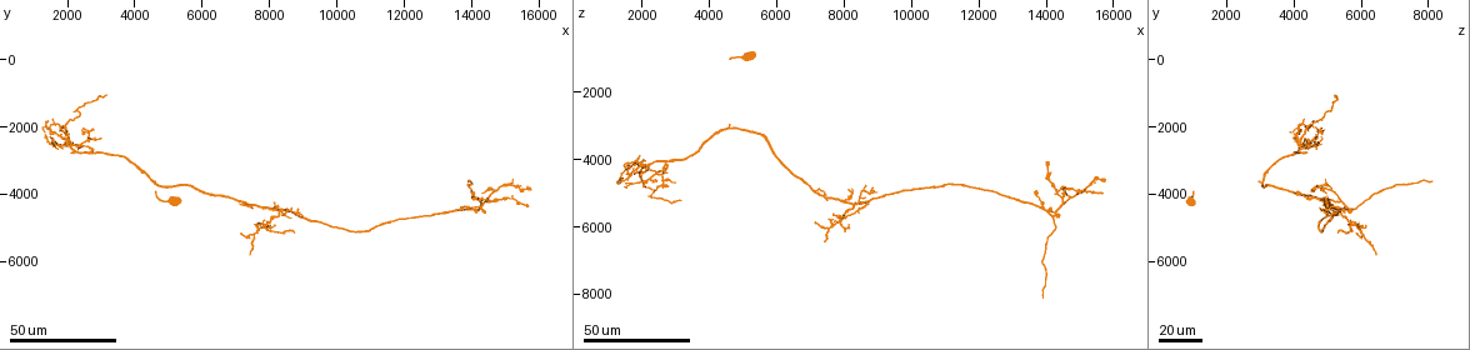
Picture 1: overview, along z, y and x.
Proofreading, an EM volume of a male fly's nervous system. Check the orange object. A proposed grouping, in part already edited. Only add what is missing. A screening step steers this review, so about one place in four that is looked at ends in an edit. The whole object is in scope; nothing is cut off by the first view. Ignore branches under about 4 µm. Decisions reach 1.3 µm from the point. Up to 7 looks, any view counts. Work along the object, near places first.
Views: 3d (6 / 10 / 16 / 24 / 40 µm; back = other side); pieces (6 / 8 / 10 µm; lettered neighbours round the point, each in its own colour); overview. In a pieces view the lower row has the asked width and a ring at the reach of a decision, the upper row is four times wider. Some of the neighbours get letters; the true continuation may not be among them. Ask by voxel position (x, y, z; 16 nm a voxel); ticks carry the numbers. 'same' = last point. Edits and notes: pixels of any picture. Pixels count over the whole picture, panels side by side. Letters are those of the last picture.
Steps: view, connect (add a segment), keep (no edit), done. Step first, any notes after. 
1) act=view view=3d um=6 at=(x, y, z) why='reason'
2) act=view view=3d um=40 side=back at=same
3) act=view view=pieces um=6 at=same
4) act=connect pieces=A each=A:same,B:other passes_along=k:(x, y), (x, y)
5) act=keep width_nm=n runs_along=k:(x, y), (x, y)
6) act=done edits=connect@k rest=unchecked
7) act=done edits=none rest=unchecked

act=view view=3d um=40 at=(1300, 2400, 4700) why='long arm stops here'

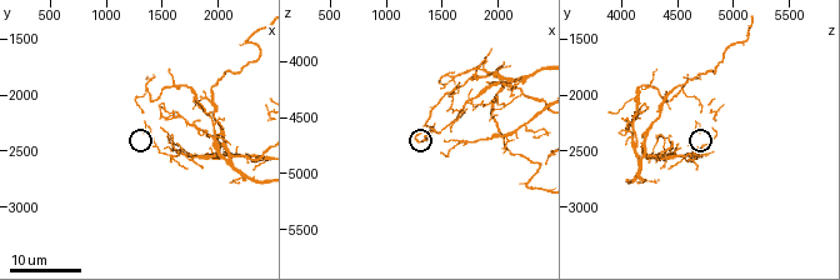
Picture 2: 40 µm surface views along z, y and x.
act=view view=pieces um=10 at=(1320, 2340, 4700)

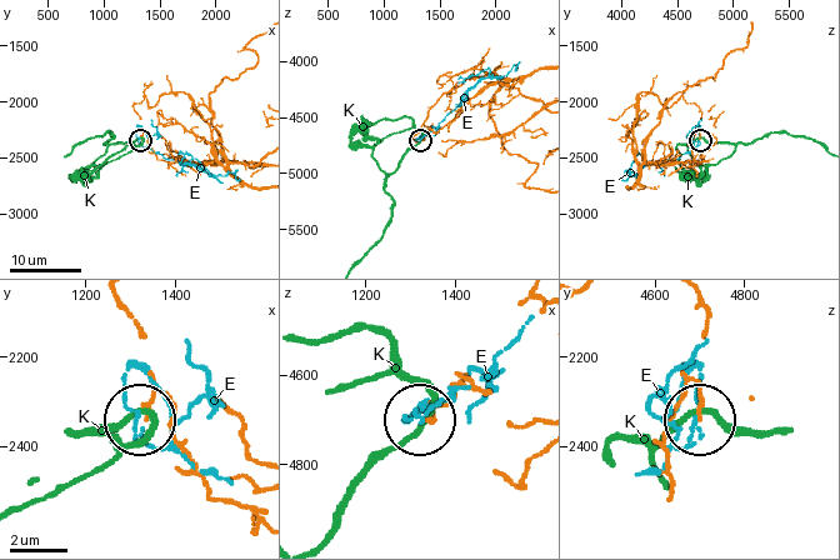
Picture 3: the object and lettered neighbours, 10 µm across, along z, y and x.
act=keep each=E:other,K:other found='no lettered segment goes on from it'

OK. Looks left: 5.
act=view view=3d um=16 at=(1500, 2120, 4200) why='an open end'

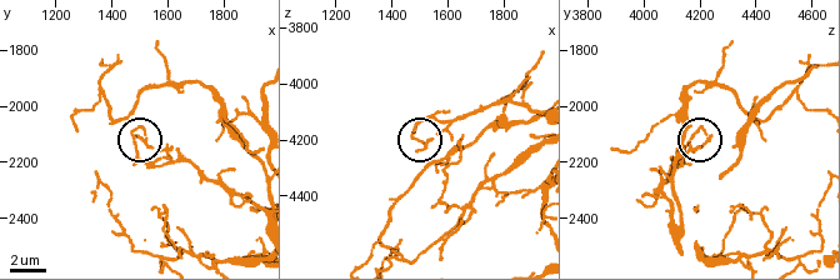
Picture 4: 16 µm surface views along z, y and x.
act=view view=pieces um=8 at=(1470, 2100, 4190)

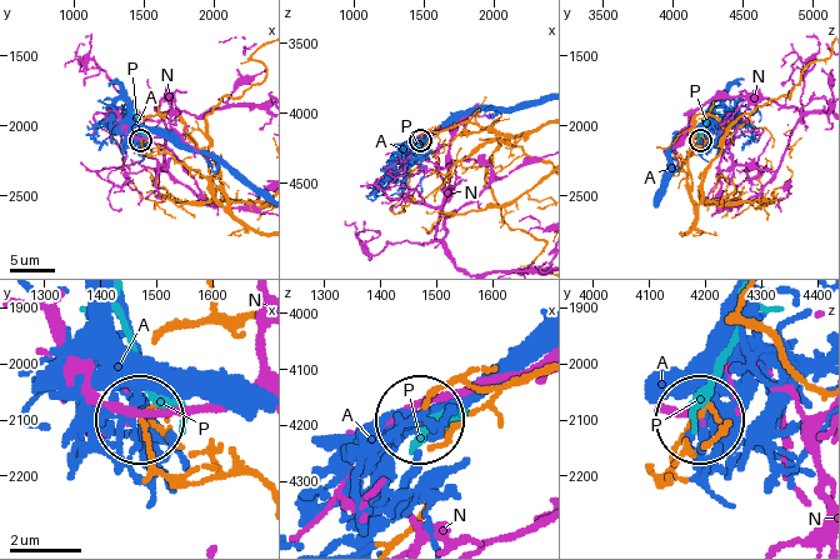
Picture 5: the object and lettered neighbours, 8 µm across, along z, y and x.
act=keep each=A:other,N:other,P:other runs_along=5:(254, 475), (164, 469), (140, 421) found='none of them fits'

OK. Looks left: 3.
act=view view=3d um=40 at=(13900, 3600, 8000) why='free end'

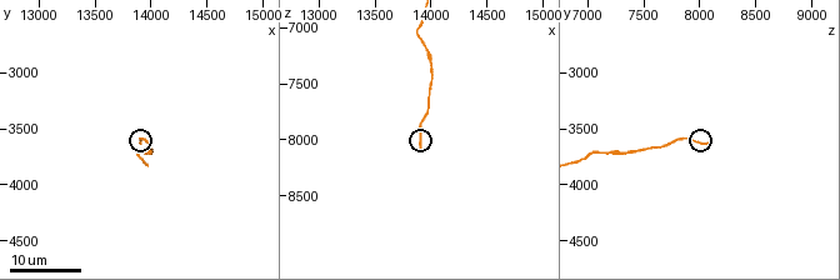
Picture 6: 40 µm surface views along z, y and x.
act=view view=pieces um=8 at=(13920, 3600, 8120)

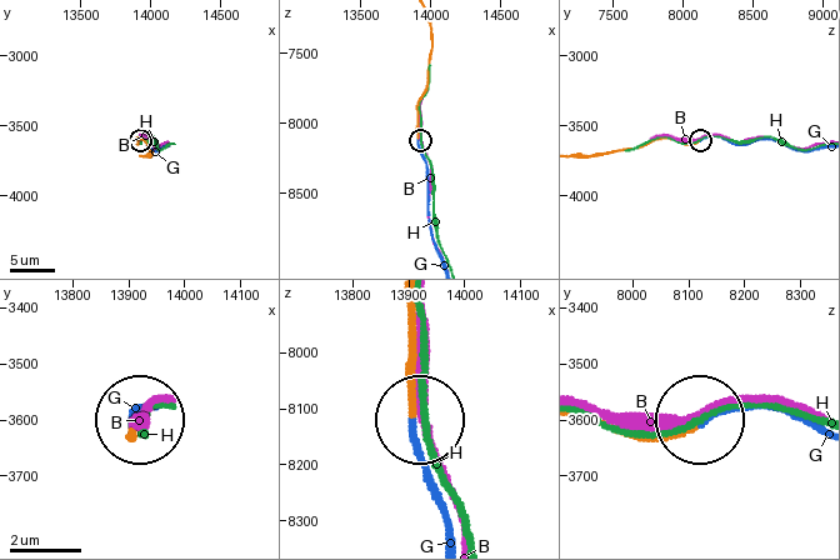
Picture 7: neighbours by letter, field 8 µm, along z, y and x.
act=connect pieces=G each=B:other,G:same,H:other passes_along=7:(419, 115), (418, 141), (428, 173), (428, 220), (440, 258) found='it goes on there'

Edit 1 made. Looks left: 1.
act=done edits=connect@7 rest=unchecked

